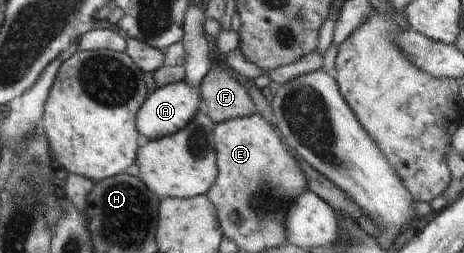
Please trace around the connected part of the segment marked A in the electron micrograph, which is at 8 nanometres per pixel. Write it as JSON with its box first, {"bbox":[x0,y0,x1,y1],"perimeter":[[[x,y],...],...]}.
{"bbox":[136,81,202,142],"perimeter":[[[184,81],[157,87],[152,94],[148,94],[136,114],[136,130],[145,142],[170,136],[185,128],[198,108],[202,108],[201,92],[198,88],[188,86]]]}

